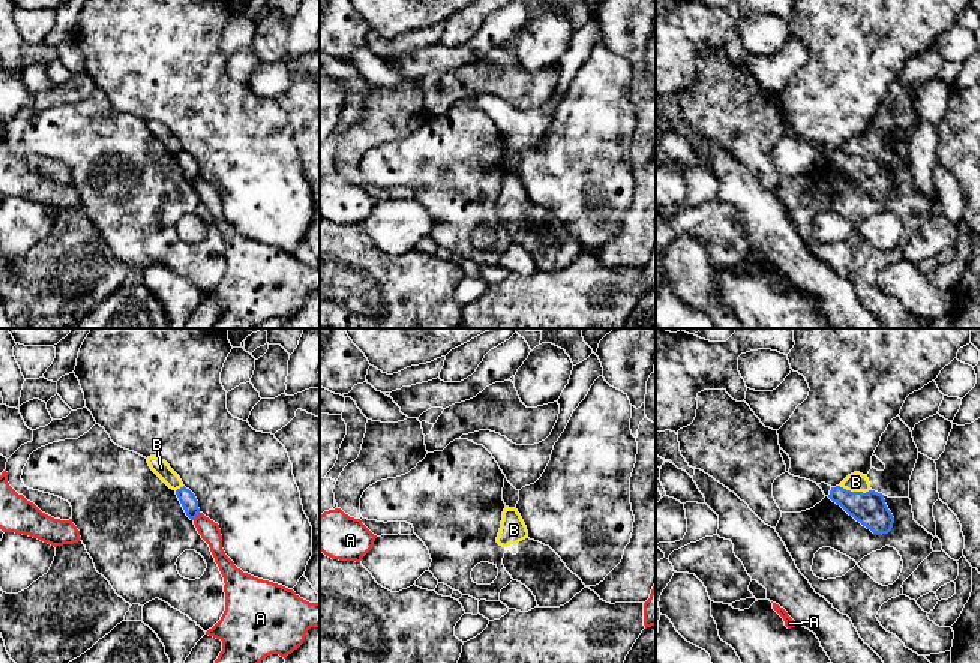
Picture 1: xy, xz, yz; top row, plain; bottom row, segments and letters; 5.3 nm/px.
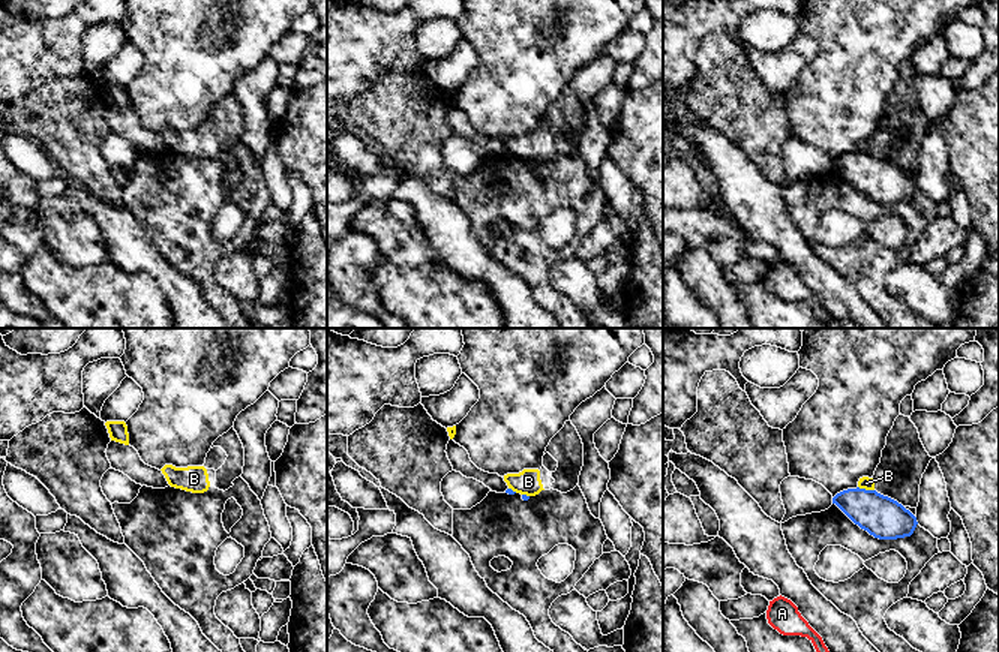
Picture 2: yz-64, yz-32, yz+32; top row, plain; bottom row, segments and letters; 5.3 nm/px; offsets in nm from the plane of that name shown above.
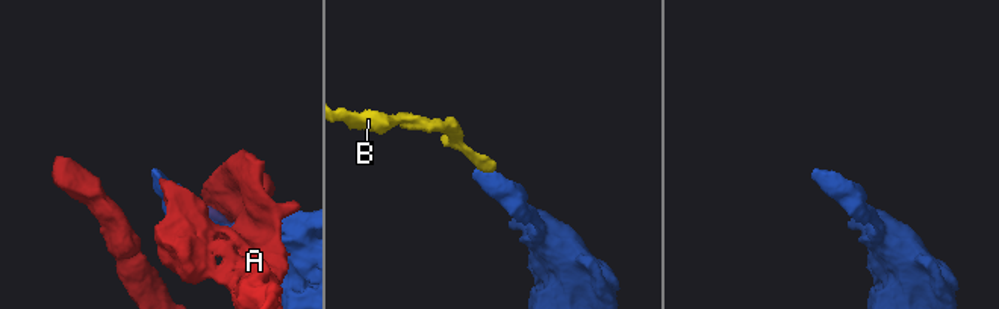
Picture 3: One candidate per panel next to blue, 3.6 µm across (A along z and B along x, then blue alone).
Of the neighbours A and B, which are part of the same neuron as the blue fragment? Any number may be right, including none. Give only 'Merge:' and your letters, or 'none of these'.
Merge: none of these

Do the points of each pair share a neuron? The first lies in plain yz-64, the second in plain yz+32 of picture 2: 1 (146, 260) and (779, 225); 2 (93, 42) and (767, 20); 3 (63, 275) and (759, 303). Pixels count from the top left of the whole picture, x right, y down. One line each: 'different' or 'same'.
1: same
2: same
3: same

